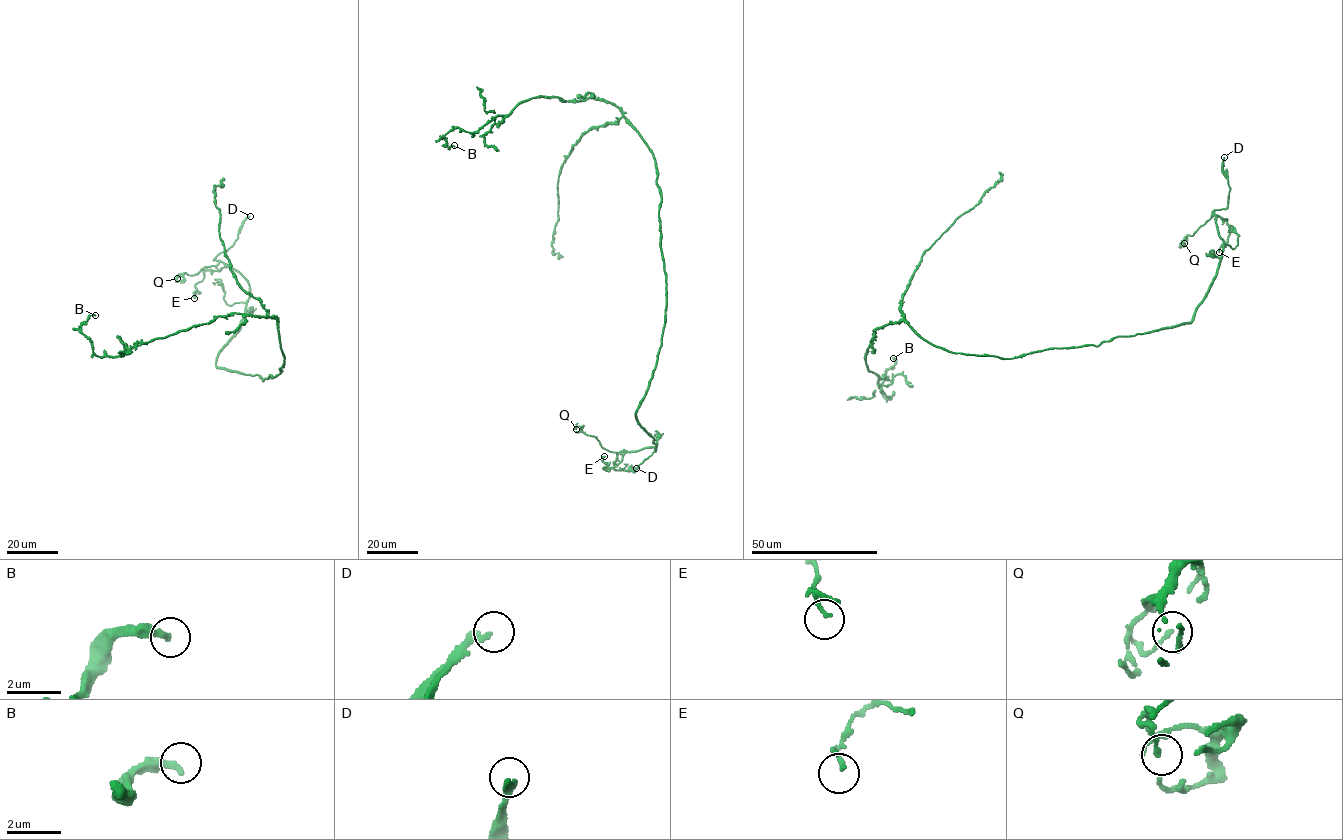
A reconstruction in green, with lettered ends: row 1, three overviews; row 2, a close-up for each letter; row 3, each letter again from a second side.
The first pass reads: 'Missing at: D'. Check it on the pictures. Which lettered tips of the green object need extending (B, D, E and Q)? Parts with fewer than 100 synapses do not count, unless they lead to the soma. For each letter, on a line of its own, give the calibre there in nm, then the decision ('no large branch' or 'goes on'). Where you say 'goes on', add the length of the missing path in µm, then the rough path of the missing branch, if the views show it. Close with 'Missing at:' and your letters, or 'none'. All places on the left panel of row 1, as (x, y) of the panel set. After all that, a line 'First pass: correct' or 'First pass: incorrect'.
B: 320 nm | no large branch
D: 220 nm | goes on | 5 µm
E: 100 nm | no large branch
Q: 170 nm | no large branch
Missing at: D
First pass: correct

